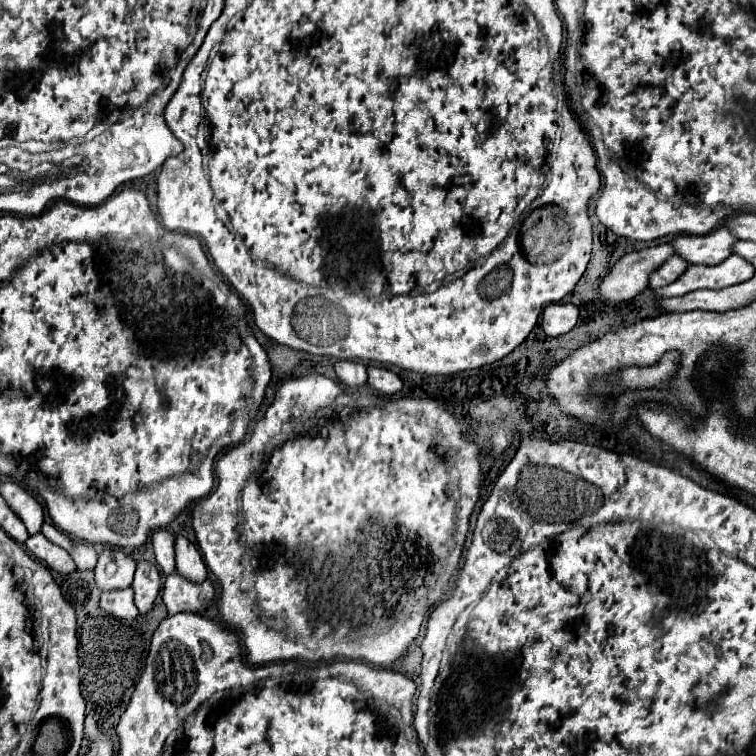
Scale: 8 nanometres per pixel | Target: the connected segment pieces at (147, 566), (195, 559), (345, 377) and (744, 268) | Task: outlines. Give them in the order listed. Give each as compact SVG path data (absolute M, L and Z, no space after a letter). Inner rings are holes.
M137 561L137 571L133 579L133 591L135 591L135 605L139 613L147 613L153 607L153 601L157 593L161 591L161 573L157 565L149 561Z
M175 535L175 561L177 561L177 571L183 577L189 577L189 581L205 581L207 579L207 567L205 567L201 553L183 535Z
M337 361L335 373L337 373L339 381L349 387L357 387L367 381L367 367L359 361Z
M729 257L721 265L689 265L687 273L683 273L675 283L657 291L661 297L679 297L697 289L725 289L731 285L739 285L749 281L755 273L755 267L743 257Z

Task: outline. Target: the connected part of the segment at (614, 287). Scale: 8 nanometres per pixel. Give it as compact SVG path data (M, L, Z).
M671 243L647 247L623 255L601 283L601 293L609 301L627 301L649 287L651 273L675 255Z

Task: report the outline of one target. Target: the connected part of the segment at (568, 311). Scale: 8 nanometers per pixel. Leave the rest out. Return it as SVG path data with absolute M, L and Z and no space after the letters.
M553 303L547 305L543 311L543 321L541 327L545 335L549 337L559 337L575 327L579 319L579 309L575 305L565 305L565 303Z

